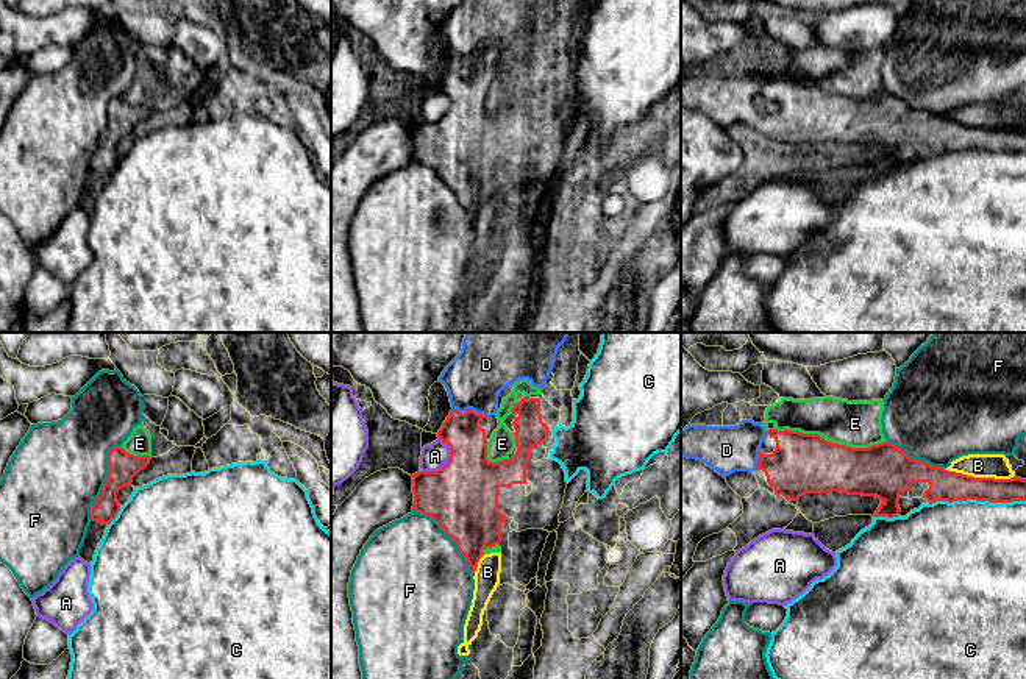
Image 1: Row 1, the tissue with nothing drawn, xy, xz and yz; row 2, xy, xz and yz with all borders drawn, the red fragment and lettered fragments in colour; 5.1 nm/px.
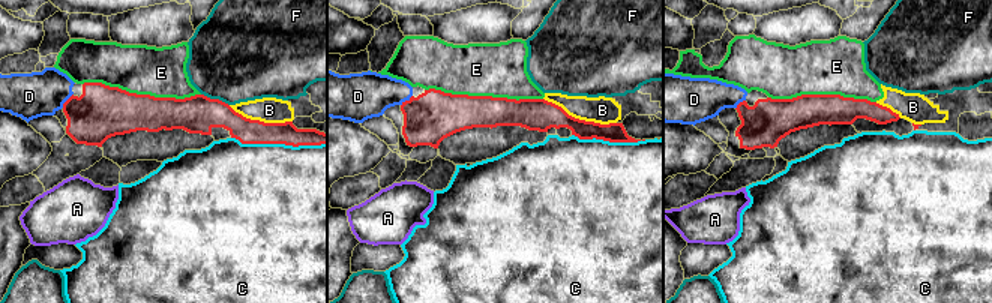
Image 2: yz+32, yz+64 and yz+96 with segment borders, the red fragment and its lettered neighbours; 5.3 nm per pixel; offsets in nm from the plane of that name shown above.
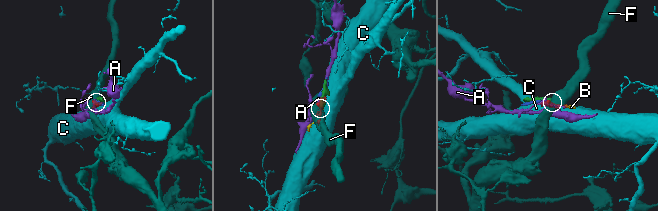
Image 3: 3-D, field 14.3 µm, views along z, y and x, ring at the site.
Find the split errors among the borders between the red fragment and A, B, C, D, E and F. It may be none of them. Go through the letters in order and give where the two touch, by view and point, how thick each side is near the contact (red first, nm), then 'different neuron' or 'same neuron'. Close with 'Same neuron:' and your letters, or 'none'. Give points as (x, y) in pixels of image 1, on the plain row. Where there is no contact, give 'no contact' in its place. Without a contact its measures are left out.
A: xz (445, 114) | 360/140 nm | different neuron
B: yz (979, 128) | 160/130 nm | different neuron
C: yz (976, 150) | 160/500 nm | different neuron
D: xz (473, 61) | 200/300 nm | same neuron
E: yz (831, 92) | 300/240 nm | different neuron
F: xy (106, 131) | 160/480 nm | different neuron
Same neuron: D

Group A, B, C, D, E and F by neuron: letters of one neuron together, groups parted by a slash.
A / B E / C / D / F

